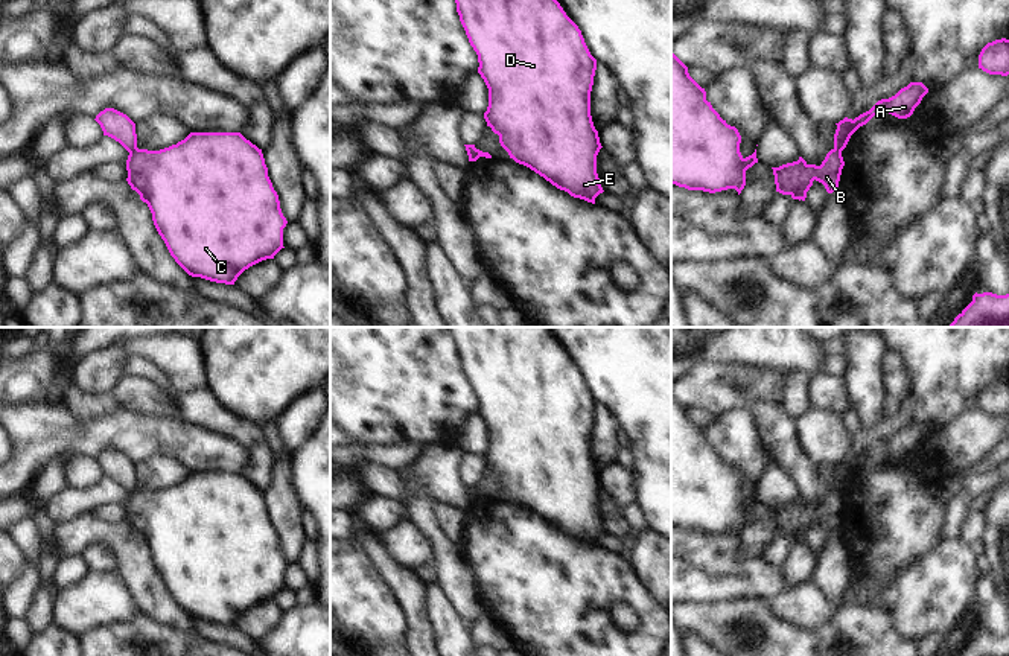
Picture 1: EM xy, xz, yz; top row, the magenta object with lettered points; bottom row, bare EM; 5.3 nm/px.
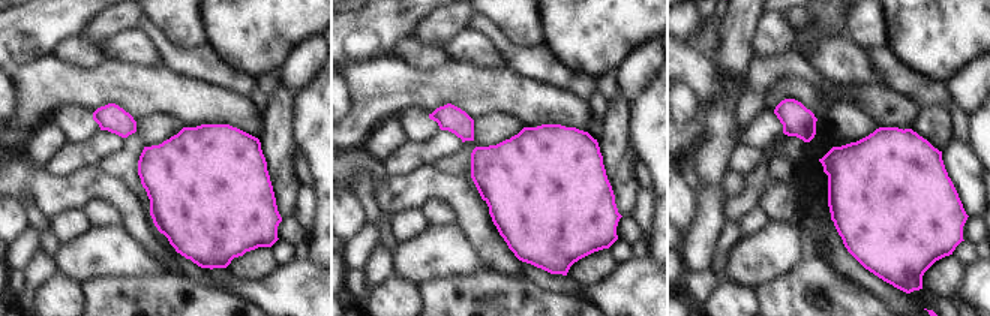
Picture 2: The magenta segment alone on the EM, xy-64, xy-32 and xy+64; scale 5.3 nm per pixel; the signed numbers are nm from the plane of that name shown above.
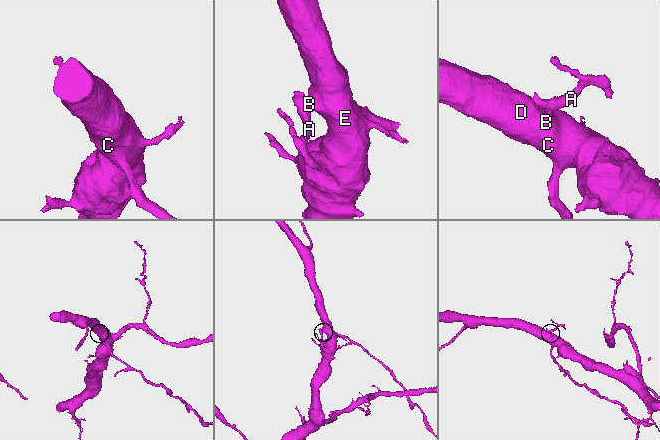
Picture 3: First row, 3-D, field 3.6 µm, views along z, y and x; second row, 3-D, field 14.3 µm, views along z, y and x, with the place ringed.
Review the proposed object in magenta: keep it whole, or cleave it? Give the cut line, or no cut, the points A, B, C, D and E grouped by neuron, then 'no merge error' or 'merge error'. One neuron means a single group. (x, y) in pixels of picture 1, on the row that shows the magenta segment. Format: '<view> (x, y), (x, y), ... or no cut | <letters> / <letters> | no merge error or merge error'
xy (136, 146), (130, 152) | A / B C D E | merge error

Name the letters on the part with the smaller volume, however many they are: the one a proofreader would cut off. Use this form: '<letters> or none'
A

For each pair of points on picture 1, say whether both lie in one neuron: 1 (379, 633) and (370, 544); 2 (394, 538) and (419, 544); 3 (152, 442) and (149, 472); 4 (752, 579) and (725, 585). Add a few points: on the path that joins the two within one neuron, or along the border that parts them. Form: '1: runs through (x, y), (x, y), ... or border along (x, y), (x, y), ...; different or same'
1: border along (355, 547), (370, 560), (393, 592); different
2: runs through (401, 542), (413, 544); same
3: border along (136, 463), (154, 455), (171, 455), (184, 468); different
4: runs through (746, 583), (731, 585); same

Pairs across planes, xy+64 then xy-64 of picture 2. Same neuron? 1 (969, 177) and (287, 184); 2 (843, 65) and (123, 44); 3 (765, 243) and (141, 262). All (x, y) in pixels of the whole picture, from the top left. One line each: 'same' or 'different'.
1: same
2: same
3: same

